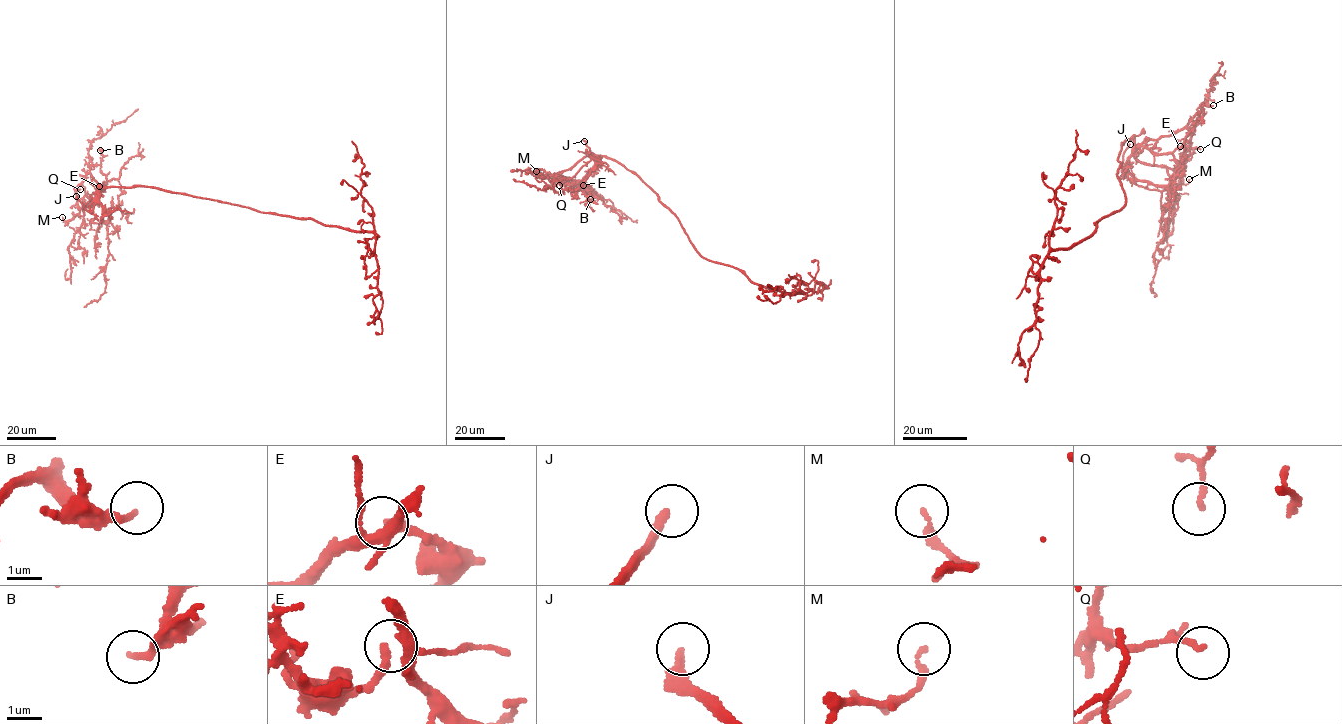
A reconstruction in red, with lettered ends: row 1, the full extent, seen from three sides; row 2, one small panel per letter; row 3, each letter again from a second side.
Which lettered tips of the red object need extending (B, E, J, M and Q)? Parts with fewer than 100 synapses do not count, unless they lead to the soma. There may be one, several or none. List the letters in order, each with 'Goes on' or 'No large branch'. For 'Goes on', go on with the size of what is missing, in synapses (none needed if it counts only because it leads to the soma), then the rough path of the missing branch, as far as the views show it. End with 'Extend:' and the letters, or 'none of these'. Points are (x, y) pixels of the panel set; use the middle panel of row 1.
B: No large branch
E: No large branch
J: Goes on
M: No large branch
Q: No large branch
Extend: J

